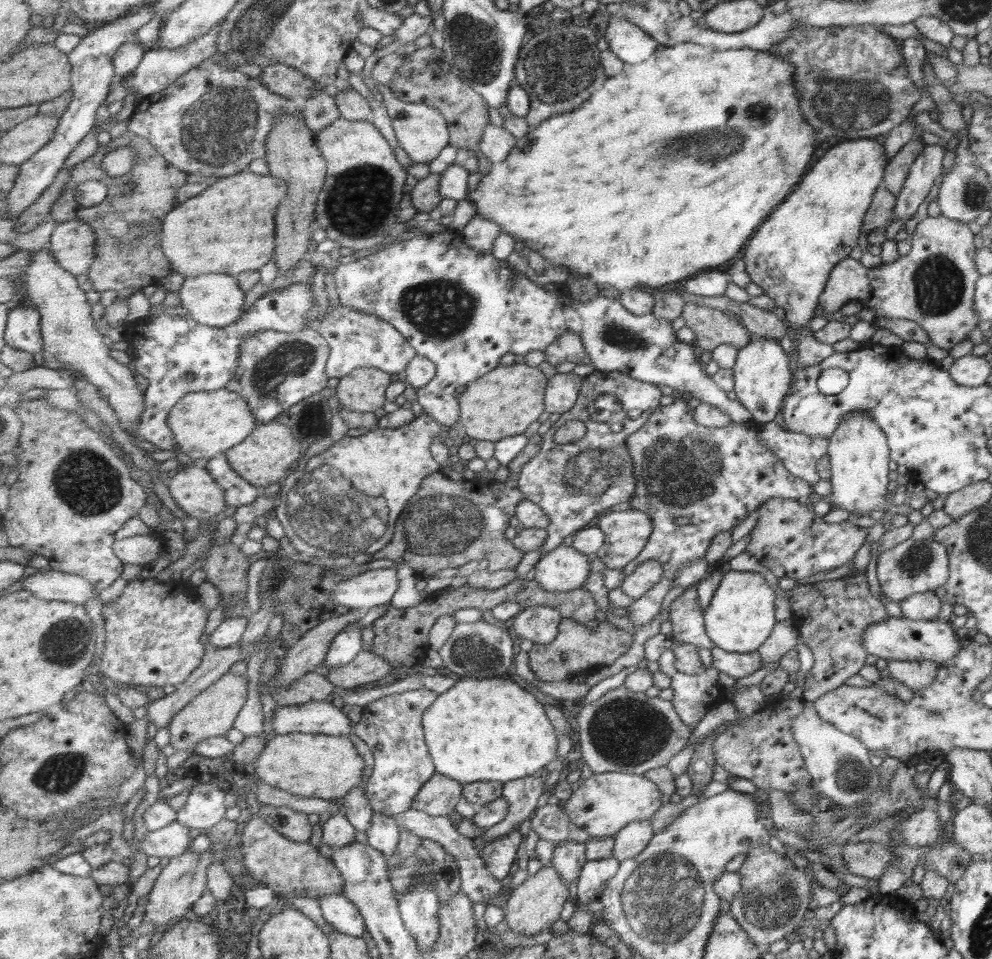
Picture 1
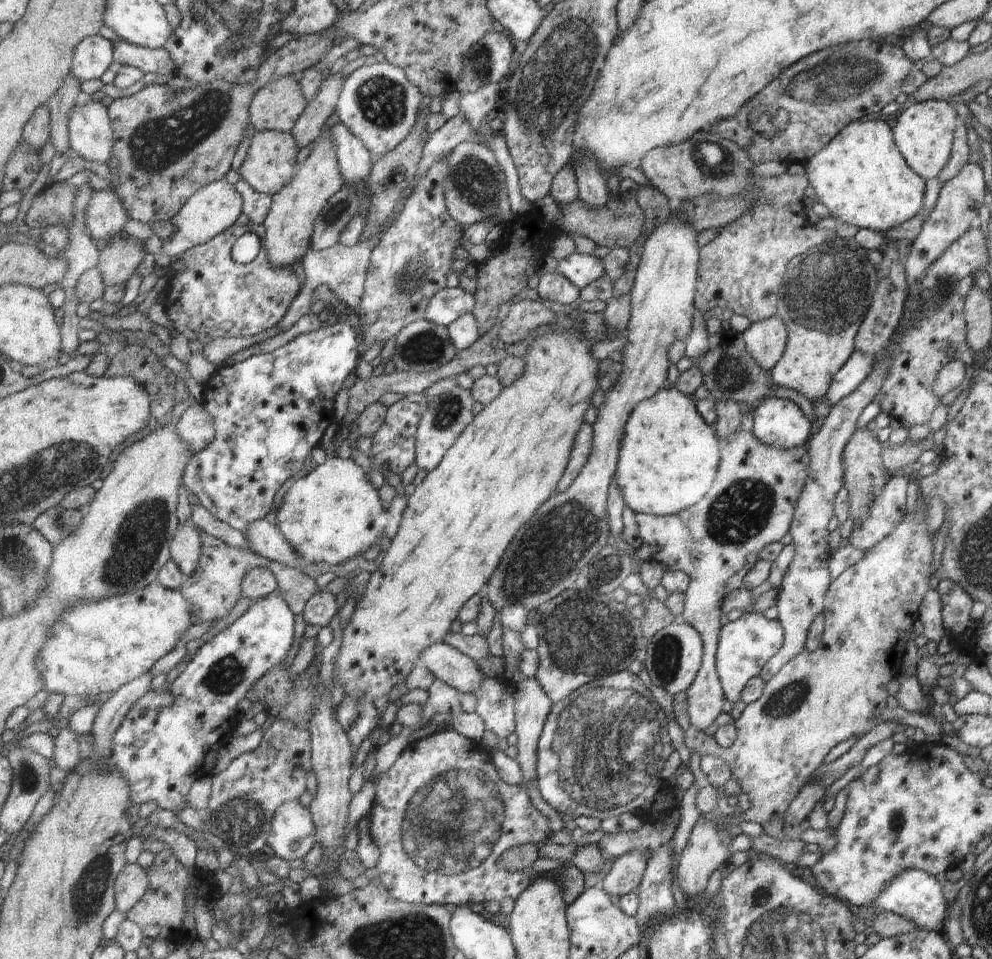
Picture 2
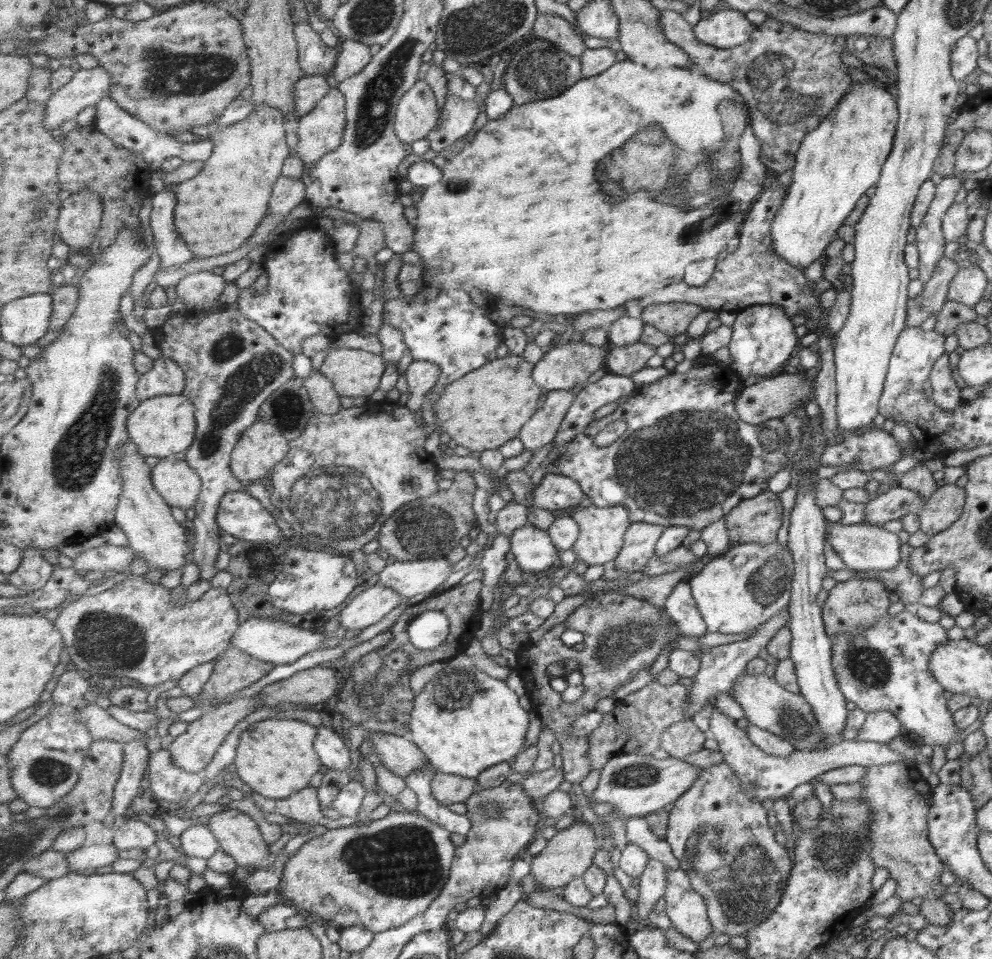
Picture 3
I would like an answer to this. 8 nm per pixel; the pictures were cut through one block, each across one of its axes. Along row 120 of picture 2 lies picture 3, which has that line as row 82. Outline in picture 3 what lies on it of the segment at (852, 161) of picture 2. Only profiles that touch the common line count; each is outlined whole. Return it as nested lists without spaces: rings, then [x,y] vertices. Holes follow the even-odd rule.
[[[868,81],[851,85],[844,97],[820,120],[820,123],[805,134],[794,156],[791,169],[791,184],[785,190],[779,211],[775,213],[770,226],[774,253],[795,268],[804,268],[823,256],[825,247],[853,210],[857,200],[868,188],[875,187],[883,161],[892,148],[898,112],[896,101],[886,91],[885,84]]]

